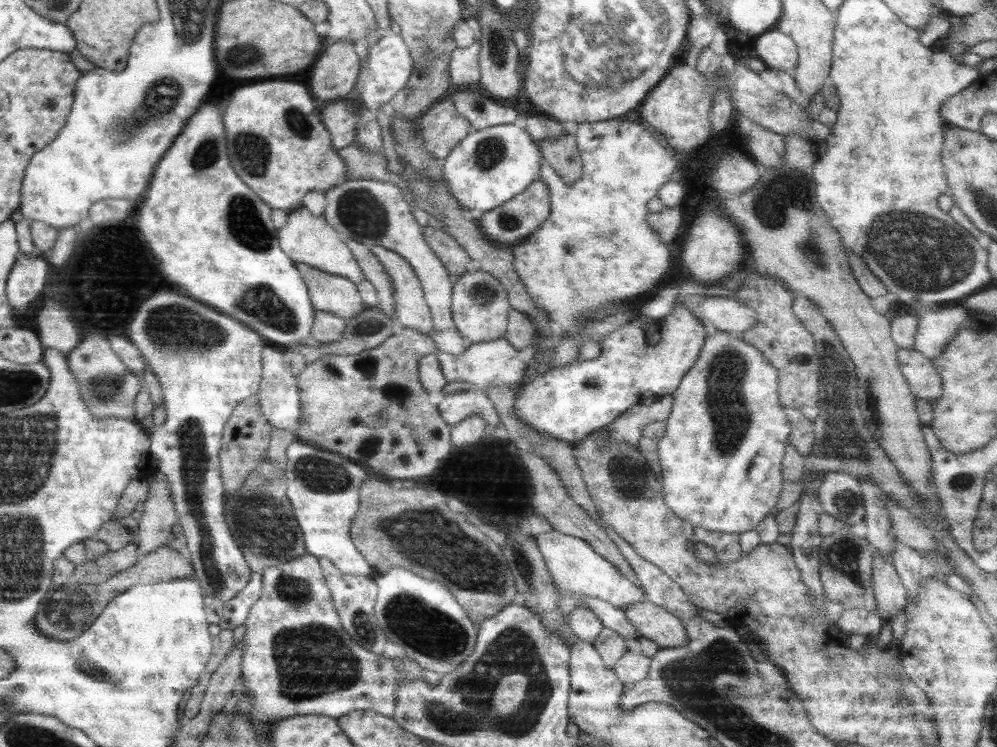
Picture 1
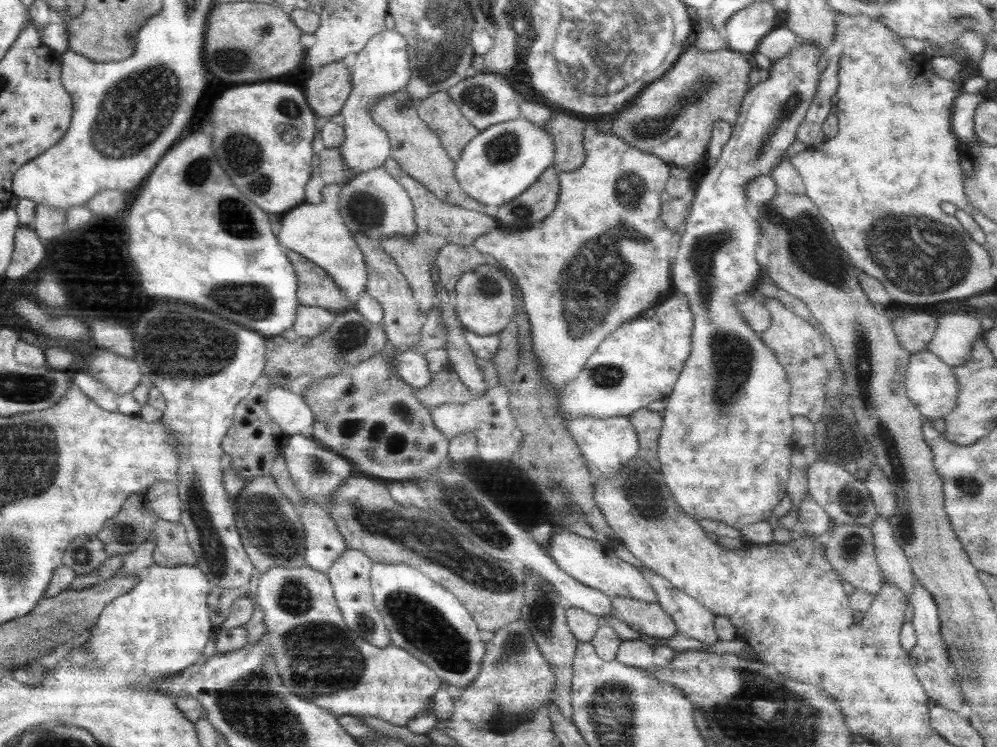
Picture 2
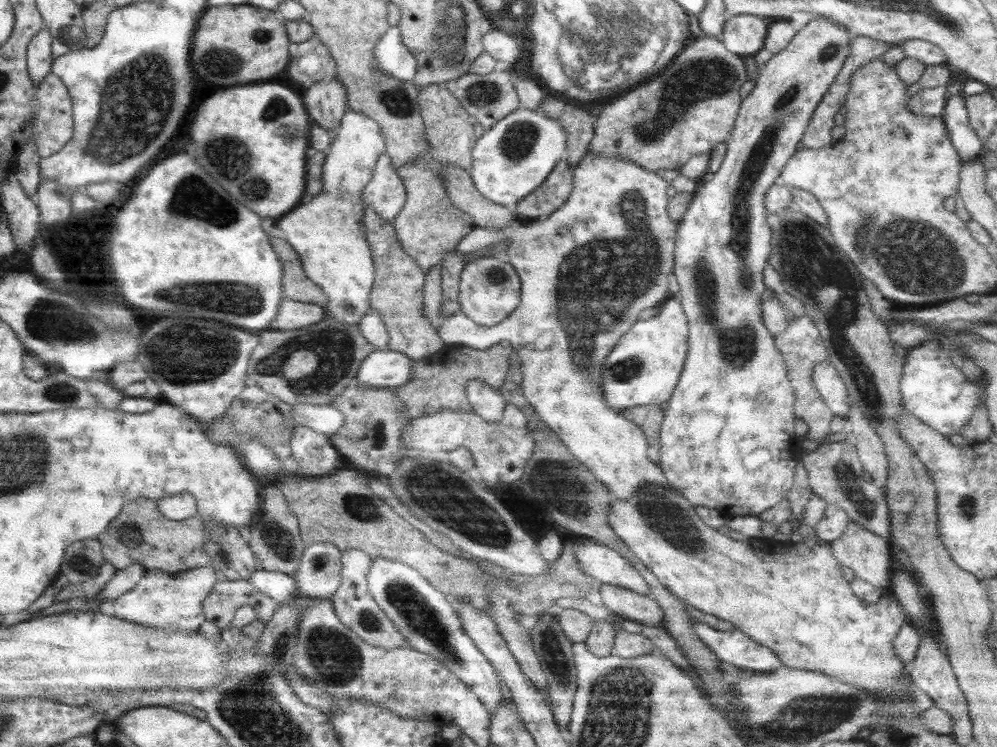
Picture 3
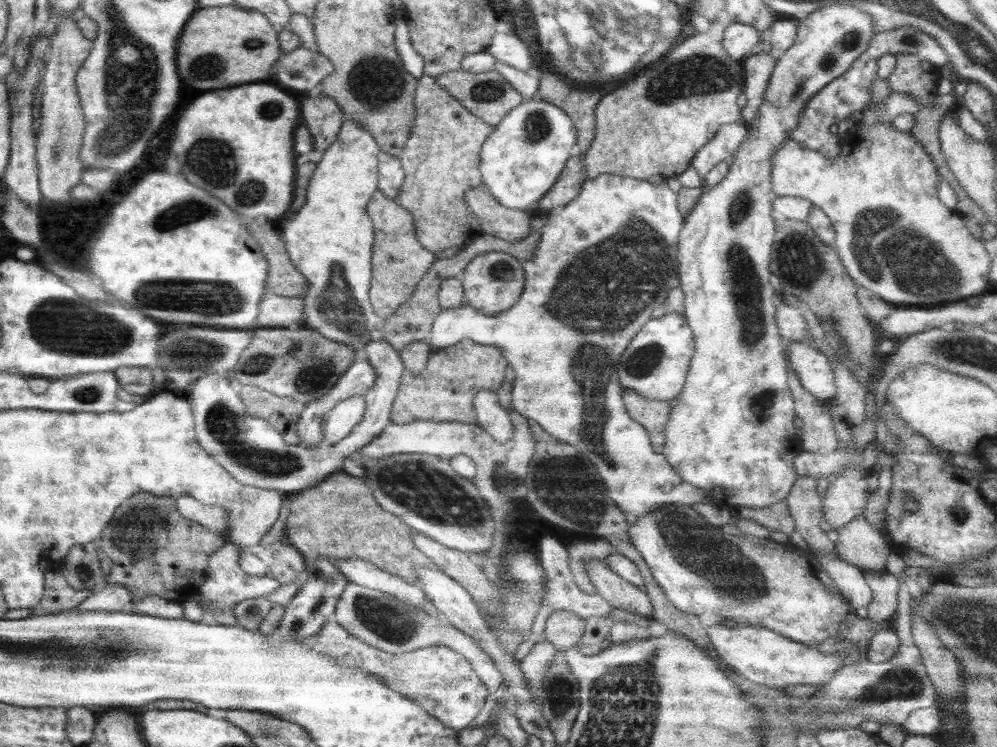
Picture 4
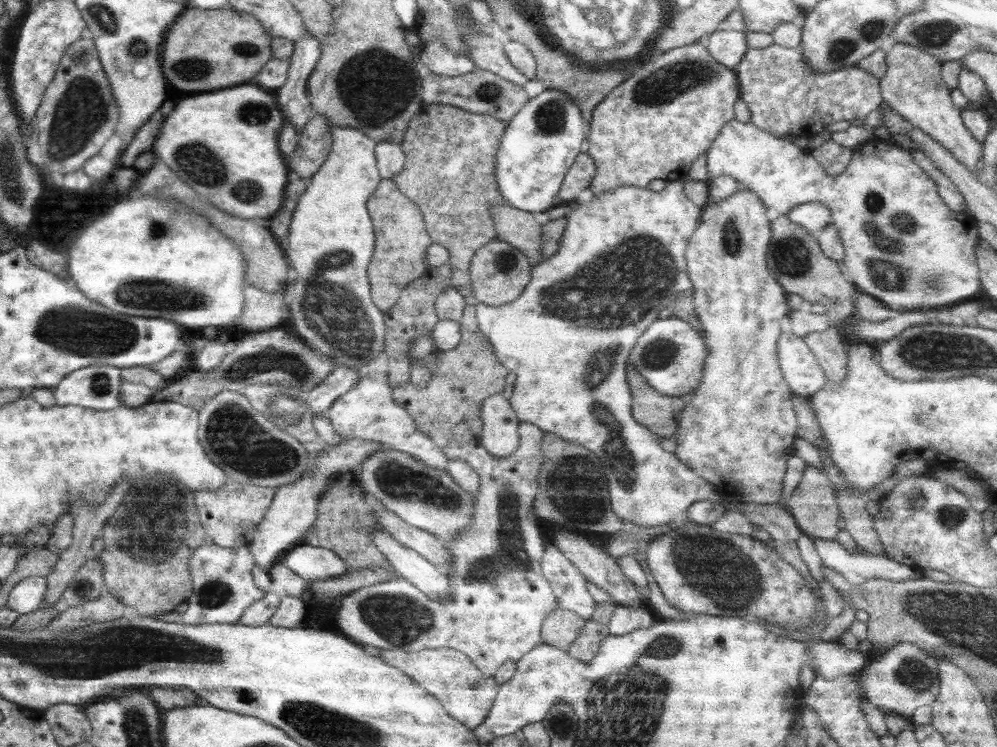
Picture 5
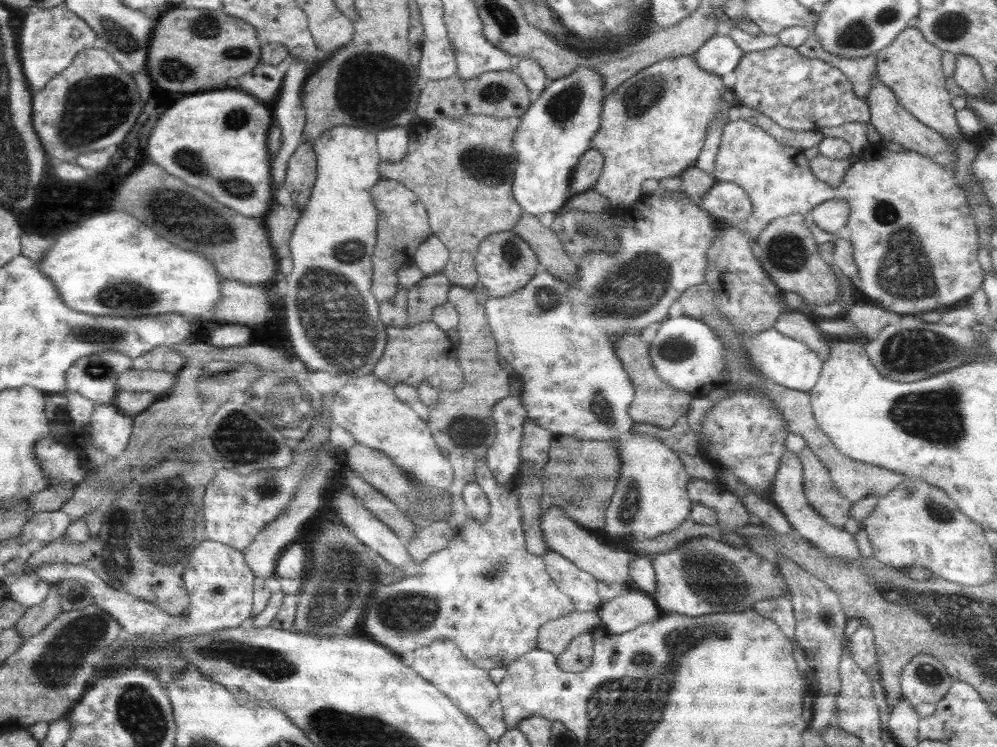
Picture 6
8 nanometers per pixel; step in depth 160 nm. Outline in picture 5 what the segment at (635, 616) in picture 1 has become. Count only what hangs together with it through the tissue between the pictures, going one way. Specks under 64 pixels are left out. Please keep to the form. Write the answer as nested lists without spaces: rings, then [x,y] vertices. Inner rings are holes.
[[[558,530],[554,533],[554,544],[568,557],[572,564],[580,569],[580,572],[590,583],[607,592],[613,602],[618,605],[634,605],[646,603],[640,595],[637,586],[624,574],[618,566],[617,559],[612,558],[604,549],[590,543],[583,535],[567,530]]]

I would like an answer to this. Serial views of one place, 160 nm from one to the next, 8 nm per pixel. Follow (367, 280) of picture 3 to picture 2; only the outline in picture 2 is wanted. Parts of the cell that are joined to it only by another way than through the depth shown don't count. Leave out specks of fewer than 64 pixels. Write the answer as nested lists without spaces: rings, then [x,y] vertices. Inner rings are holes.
[[[386,29],[372,36],[358,52],[352,74],[353,87],[341,110],[345,137],[338,149],[346,166],[359,174],[382,167],[391,156],[389,136],[384,128],[372,120],[371,106],[378,96],[404,91],[410,80],[411,70],[404,37],[394,29]],[[344,183],[328,185],[321,203],[301,203],[287,211],[282,217],[282,228],[277,238],[284,249],[300,254],[336,280],[336,285],[346,293],[350,301],[349,308],[354,309],[360,299],[360,293],[367,291],[367,270],[364,256],[354,242],[353,234],[348,232],[346,224],[342,222],[339,196],[343,186]]]

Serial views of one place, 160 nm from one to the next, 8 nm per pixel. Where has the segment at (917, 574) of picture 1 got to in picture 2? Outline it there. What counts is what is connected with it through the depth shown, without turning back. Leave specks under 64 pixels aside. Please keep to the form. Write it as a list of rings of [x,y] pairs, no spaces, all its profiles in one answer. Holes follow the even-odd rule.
[[[916,578],[913,582],[912,594],[908,599],[914,608],[909,626],[913,627],[917,636],[914,648],[909,652],[911,667],[919,678],[920,684],[925,688],[928,699],[931,698],[938,706],[944,706],[944,708],[958,713],[964,699],[962,693],[958,692],[955,687],[953,678],[946,672],[950,659],[949,655],[946,656],[946,646],[939,631],[941,622],[938,618],[938,606],[936,606],[932,595]]]

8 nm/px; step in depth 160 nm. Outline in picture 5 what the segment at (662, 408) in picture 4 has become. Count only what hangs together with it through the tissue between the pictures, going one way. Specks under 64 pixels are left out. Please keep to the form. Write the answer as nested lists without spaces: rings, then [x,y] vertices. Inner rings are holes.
[[[627,364],[627,381],[631,390],[631,411],[636,422],[660,437],[670,437],[677,432],[685,402],[681,397],[661,395],[646,379]]]

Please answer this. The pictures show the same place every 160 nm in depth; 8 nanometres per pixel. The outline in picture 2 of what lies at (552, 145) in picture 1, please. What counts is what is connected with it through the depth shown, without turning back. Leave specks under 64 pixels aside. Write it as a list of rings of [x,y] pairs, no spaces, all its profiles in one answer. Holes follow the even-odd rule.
[[[554,109],[552,118],[543,124],[543,129],[555,143],[555,162],[558,172],[572,172],[585,161],[582,144],[586,121],[579,116],[570,115]]]

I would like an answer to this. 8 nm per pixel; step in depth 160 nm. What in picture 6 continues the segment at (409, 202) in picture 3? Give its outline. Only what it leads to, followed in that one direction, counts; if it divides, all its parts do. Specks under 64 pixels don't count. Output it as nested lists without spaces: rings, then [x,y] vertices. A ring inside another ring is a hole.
[[[486,115],[439,116],[436,120],[428,121],[416,119],[409,125],[409,145],[405,157],[396,162],[382,160],[379,164],[382,178],[401,182],[415,192],[425,206],[431,235],[444,243],[448,250],[449,262],[443,273],[452,286],[467,289],[475,286],[479,280],[475,257],[480,243],[486,236],[511,230],[523,213],[512,194],[513,172],[518,161],[513,136],[520,121],[521,117],[499,119]]]

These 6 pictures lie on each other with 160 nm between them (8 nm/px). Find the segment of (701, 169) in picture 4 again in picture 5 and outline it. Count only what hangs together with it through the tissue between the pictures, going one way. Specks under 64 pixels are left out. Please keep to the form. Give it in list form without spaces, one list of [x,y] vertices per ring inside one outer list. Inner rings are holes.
[[[740,119],[729,120],[720,129],[720,134],[713,140],[712,146],[705,153],[707,156],[707,171],[710,179],[717,176],[731,176],[739,183],[741,188],[747,188],[758,195],[758,198],[765,204],[768,209],[776,209],[780,214],[786,215],[793,206],[804,204],[805,202],[817,202],[824,204],[831,212],[832,221],[838,230],[841,244],[844,248],[844,259],[842,265],[847,268],[850,273],[850,282],[860,290],[860,293],[872,296],[878,301],[884,302],[888,308],[892,310],[922,310],[922,308],[934,308],[934,306],[946,306],[946,304],[954,304],[958,300],[970,298],[980,292],[980,269],[978,268],[977,245],[980,242],[977,230],[977,222],[969,216],[967,212],[957,213],[948,208],[948,205],[942,200],[938,194],[936,183],[922,170],[922,167],[913,159],[910,152],[902,149],[902,147],[894,144],[893,141],[878,140],[868,142],[854,148],[851,161],[848,163],[846,170],[830,176],[820,166],[818,161],[812,156],[811,151],[807,148],[803,149],[796,146],[793,141],[774,136],[765,130],[759,129],[752,123],[744,123]]]

